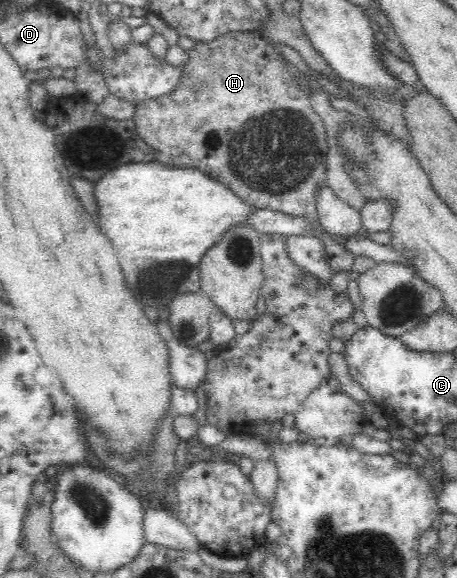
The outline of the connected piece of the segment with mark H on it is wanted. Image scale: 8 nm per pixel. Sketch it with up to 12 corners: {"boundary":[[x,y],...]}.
{"boundary":[[258,32],[196,41],[136,106],[162,164],[322,228],[326,129]]}

